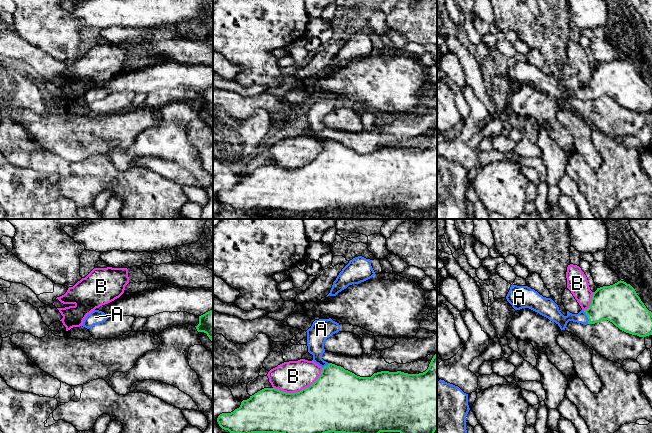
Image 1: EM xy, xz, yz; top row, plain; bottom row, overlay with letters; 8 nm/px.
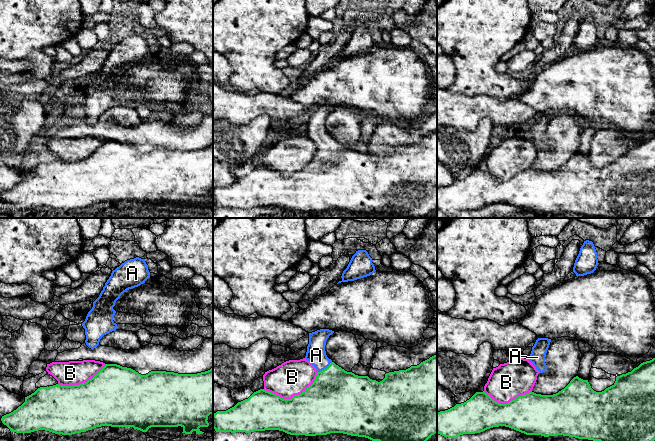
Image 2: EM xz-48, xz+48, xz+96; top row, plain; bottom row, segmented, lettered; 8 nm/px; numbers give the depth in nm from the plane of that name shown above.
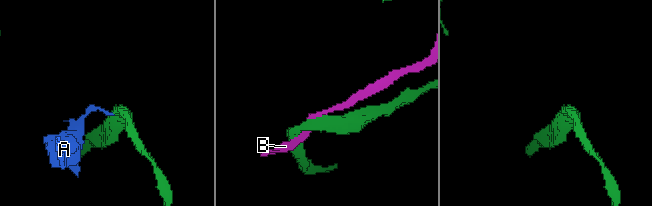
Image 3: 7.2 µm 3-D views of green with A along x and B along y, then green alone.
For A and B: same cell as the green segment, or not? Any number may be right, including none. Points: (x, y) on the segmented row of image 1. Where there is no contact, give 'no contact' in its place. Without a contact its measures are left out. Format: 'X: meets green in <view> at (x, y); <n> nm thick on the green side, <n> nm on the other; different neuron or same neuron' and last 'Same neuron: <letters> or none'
A: meets green in yz at (587, 316); 300 nm thick on the green side, 100 nm on the other; same neuron
B: meets green in xz at (301, 390); 440 nm thick on the green side, 260 nm on the other; different neuron
Same neuron: A

